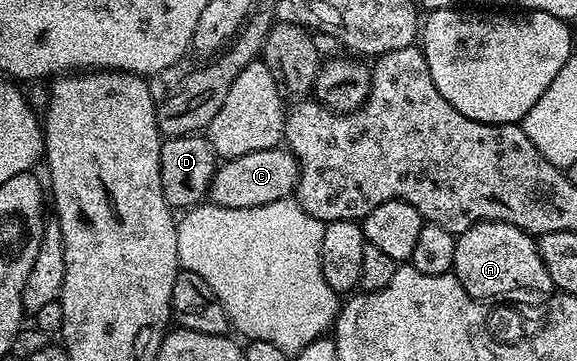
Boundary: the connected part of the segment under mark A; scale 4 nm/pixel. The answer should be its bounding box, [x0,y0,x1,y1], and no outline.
[453,223,553,301]

